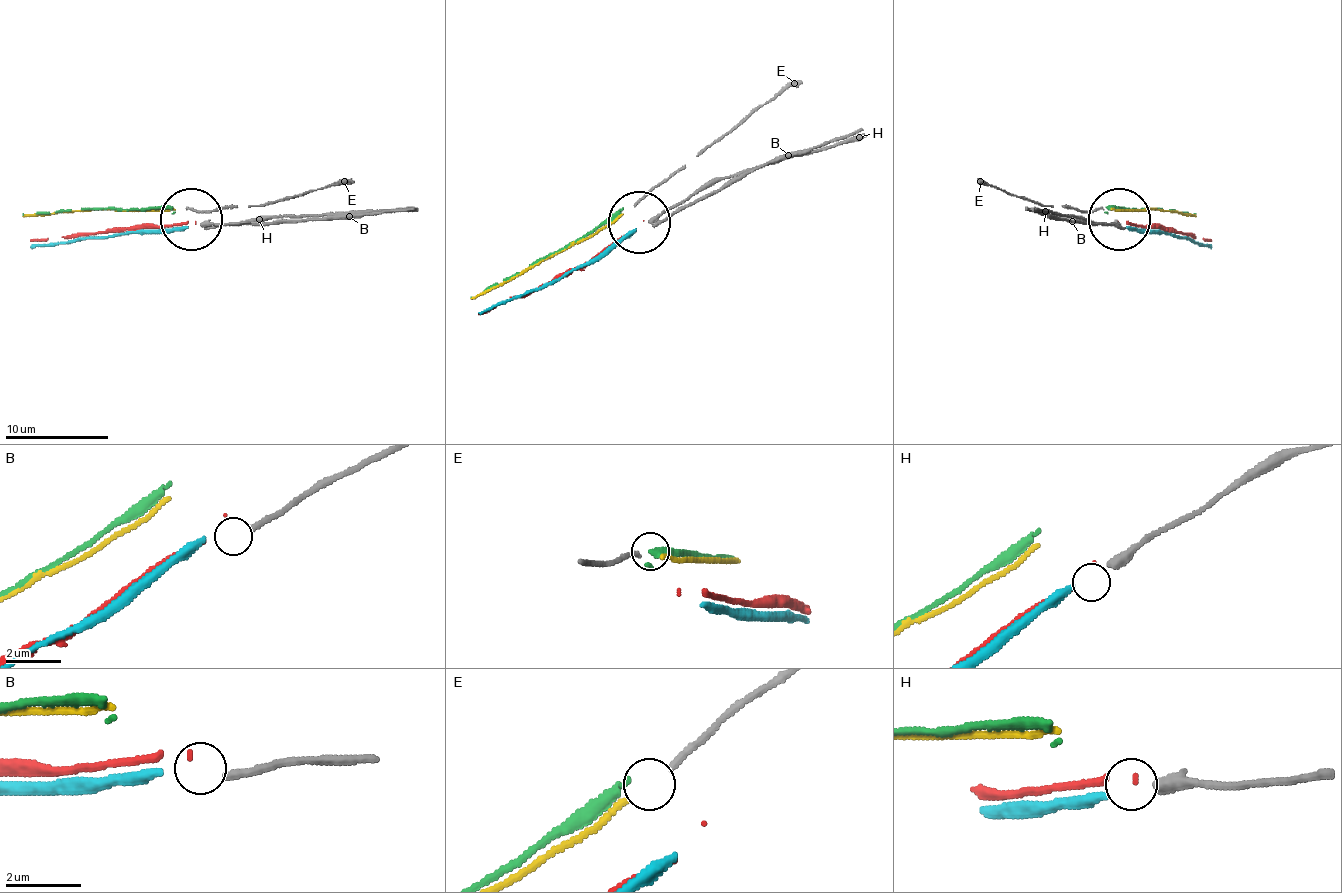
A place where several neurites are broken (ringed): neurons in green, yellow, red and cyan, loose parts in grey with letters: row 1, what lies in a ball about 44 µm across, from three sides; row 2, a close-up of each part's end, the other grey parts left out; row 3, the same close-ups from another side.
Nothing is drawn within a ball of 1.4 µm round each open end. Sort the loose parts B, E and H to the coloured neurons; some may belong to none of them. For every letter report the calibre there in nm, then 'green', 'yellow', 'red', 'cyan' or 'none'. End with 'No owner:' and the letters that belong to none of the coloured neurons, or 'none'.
B: 200 nm thick; none
E: 160 nm thick; yellow
H: 400 nm thick; cyan
No owner: B

